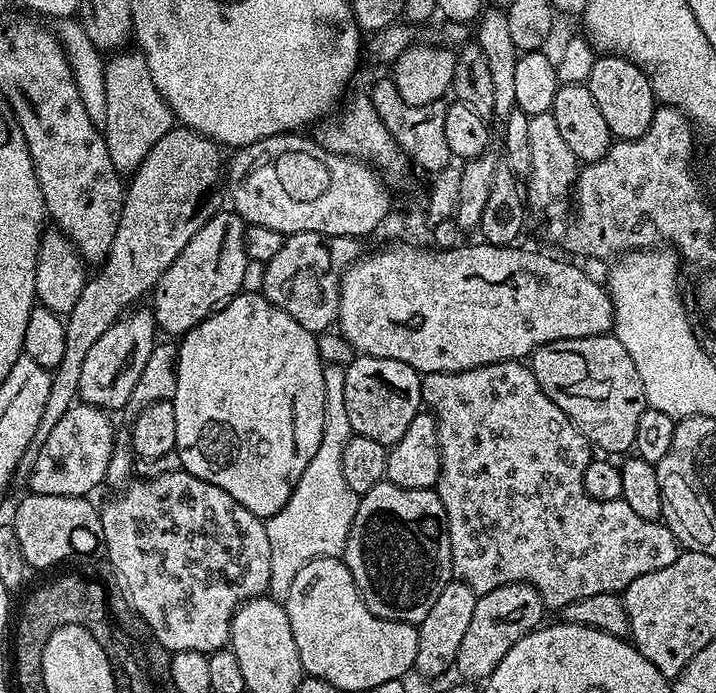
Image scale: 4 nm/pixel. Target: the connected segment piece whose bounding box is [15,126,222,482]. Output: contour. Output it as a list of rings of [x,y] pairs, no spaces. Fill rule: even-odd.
[[[173,126],[172,129],[169,130],[169,132],[167,132],[166,134],[162,134],[162,138],[158,138],[158,142],[154,142],[154,146],[150,150],[150,154],[146,154],[146,158],[143,160],[143,162],[141,162],[141,164],[138,165],[135,172],[131,173],[130,179],[127,181],[127,184],[126,184],[126,191],[124,193],[124,205],[122,206],[122,218],[118,218],[118,234],[114,234],[114,242],[110,246],[110,250],[108,251],[108,257],[106,257],[106,259],[104,261],[102,261],[101,268],[104,268],[104,269],[102,269],[101,272],[97,274],[97,276],[89,275],[87,277],[87,279],[85,279],[84,285],[82,286],[82,295],[79,296],[77,304],[74,305],[74,310],[72,312],[68,313],[68,315],[66,317],[66,323],[64,326],[64,329],[66,330],[66,351],[64,351],[62,353],[62,362],[58,362],[58,366],[51,373],[52,381],[50,382],[50,394],[49,394],[49,397],[46,398],[46,404],[43,407],[42,418],[39,419],[38,428],[36,431],[34,431],[34,436],[30,439],[30,444],[28,446],[26,446],[25,453],[22,454],[21,460],[17,464],[17,468],[16,468],[16,472],[15,472],[15,479],[17,481],[19,481],[19,480],[20,480],[20,482],[27,481],[28,476],[32,473],[32,467],[34,466],[34,462],[36,462],[38,460],[38,450],[42,450],[42,446],[46,446],[46,438],[50,438],[50,433],[54,430],[54,426],[58,426],[58,422],[60,421],[60,419],[62,419],[62,414],[66,414],[66,410],[70,410],[72,408],[73,404],[77,403],[78,377],[82,374],[82,361],[86,359],[86,353],[90,350],[90,346],[94,346],[94,342],[98,342],[98,338],[102,338],[102,334],[106,334],[106,330],[110,330],[110,326],[112,324],[116,323],[117,320],[121,319],[121,317],[123,317],[125,315],[125,313],[127,313],[129,311],[129,309],[131,309],[133,307],[133,305],[135,305],[137,302],[140,302],[140,301],[135,302],[135,300],[140,300],[143,298],[143,296],[145,299],[145,297],[147,297],[149,295],[149,293],[151,293],[152,289],[156,287],[158,278],[162,278],[162,274],[166,274],[166,270],[170,270],[170,262],[174,262],[174,258],[178,258],[178,254],[182,254],[182,250],[186,250],[186,242],[190,242],[190,238],[194,238],[194,234],[196,233],[197,225],[195,223],[193,223],[193,224],[188,224],[188,223],[190,223],[191,220],[195,218],[196,207],[199,206],[200,199],[202,199],[203,196],[206,195],[207,192],[210,191],[211,188],[215,186],[216,179],[218,179],[219,176],[221,179],[222,160],[221,160],[221,164],[220,164],[220,151],[222,151],[221,145],[216,143],[215,141],[213,141],[210,137],[203,136],[202,133],[195,132],[195,130],[192,128],[185,128],[183,126]]]

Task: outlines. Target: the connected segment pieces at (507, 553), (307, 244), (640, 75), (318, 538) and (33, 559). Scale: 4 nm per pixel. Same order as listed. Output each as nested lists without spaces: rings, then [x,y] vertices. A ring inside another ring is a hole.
[[[507,360],[497,364],[478,366],[465,372],[430,372],[420,381],[420,398],[427,411],[436,417],[438,430],[438,446],[440,447],[440,476],[436,480],[434,491],[442,498],[444,520],[448,523],[450,534],[450,558],[452,574],[477,594],[498,590],[498,586],[507,584],[529,584],[538,590],[544,599],[545,609],[559,610],[570,606],[570,602],[578,602],[578,598],[590,598],[590,594],[620,594],[634,582],[634,578],[642,578],[642,574],[650,574],[650,570],[662,570],[662,566],[670,566],[680,556],[682,545],[668,529],[668,525],[660,520],[641,518],[635,510],[630,510],[622,499],[614,502],[598,502],[590,498],[584,489],[584,466],[586,455],[584,448],[589,447],[586,437],[577,430],[574,422],[538,386],[538,378],[534,378],[531,367],[519,360]]]
[[[293,232],[285,235],[282,250],[278,250],[278,254],[274,254],[274,258],[270,258],[270,262],[264,265],[260,292],[271,304],[278,306],[278,310],[286,310],[286,314],[290,314],[298,326],[313,334],[321,334],[331,324],[333,327],[337,323],[340,315],[340,280],[349,266],[360,259],[360,244],[361,241],[354,236],[327,236],[317,232]]]
[[[615,54],[597,55],[586,83],[616,140],[637,140],[650,130],[658,101],[647,74],[633,60]]]
[[[329,363],[324,369],[324,429],[322,442],[318,442],[318,451],[310,458],[310,466],[302,470],[302,478],[298,478],[298,486],[294,486],[294,494],[290,494],[290,502],[278,510],[278,514],[267,517],[264,529],[266,538],[270,538],[270,582],[267,595],[273,600],[284,601],[288,596],[290,585],[294,583],[294,574],[302,570],[310,561],[318,558],[343,557],[346,538],[350,534],[350,526],[354,522],[354,514],[360,505],[360,497],[350,486],[346,486],[346,478],[342,474],[342,446],[354,435],[350,426],[350,417],[346,415],[346,374],[345,365]]]
[[[28,494],[16,508],[16,517],[10,520],[22,545],[22,554],[29,569],[52,568],[59,560],[71,557],[70,534],[84,529],[92,538],[102,537],[100,508],[91,504],[88,496],[59,496],[58,494]]]

